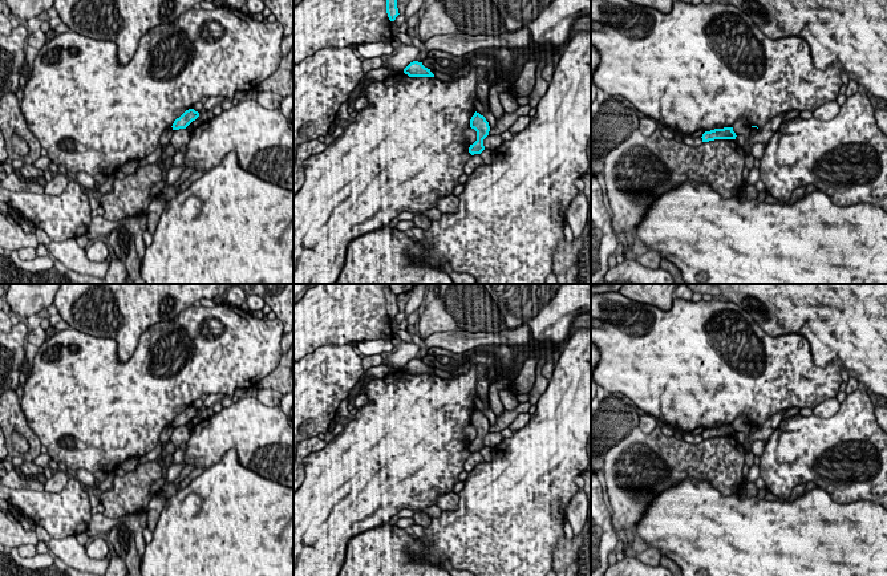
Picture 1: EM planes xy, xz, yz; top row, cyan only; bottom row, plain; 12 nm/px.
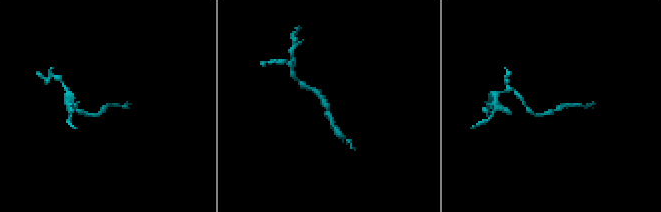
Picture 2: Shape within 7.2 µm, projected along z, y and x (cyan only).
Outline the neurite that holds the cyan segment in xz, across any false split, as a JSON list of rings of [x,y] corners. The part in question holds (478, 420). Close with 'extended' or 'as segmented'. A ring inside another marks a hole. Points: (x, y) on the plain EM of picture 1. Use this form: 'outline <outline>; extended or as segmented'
outline [[[475,409],[470,417],[470,425],[477,429],[477,438],[470,442],[469,450],[471,453],[481,451],[485,447],[483,437],[489,433],[490,429],[489,419],[483,413]]]; as segmented

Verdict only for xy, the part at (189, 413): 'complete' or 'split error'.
complete

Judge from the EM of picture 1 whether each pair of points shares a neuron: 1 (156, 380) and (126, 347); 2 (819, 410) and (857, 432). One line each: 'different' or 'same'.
1: different
2: different

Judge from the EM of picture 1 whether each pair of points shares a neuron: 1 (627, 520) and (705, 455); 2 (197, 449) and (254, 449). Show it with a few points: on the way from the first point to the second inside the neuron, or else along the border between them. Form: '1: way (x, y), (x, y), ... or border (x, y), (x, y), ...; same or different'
1: way (623, 491), (619, 487), (644, 465), (676, 459); same
2: way (211, 441), (239, 441); same

